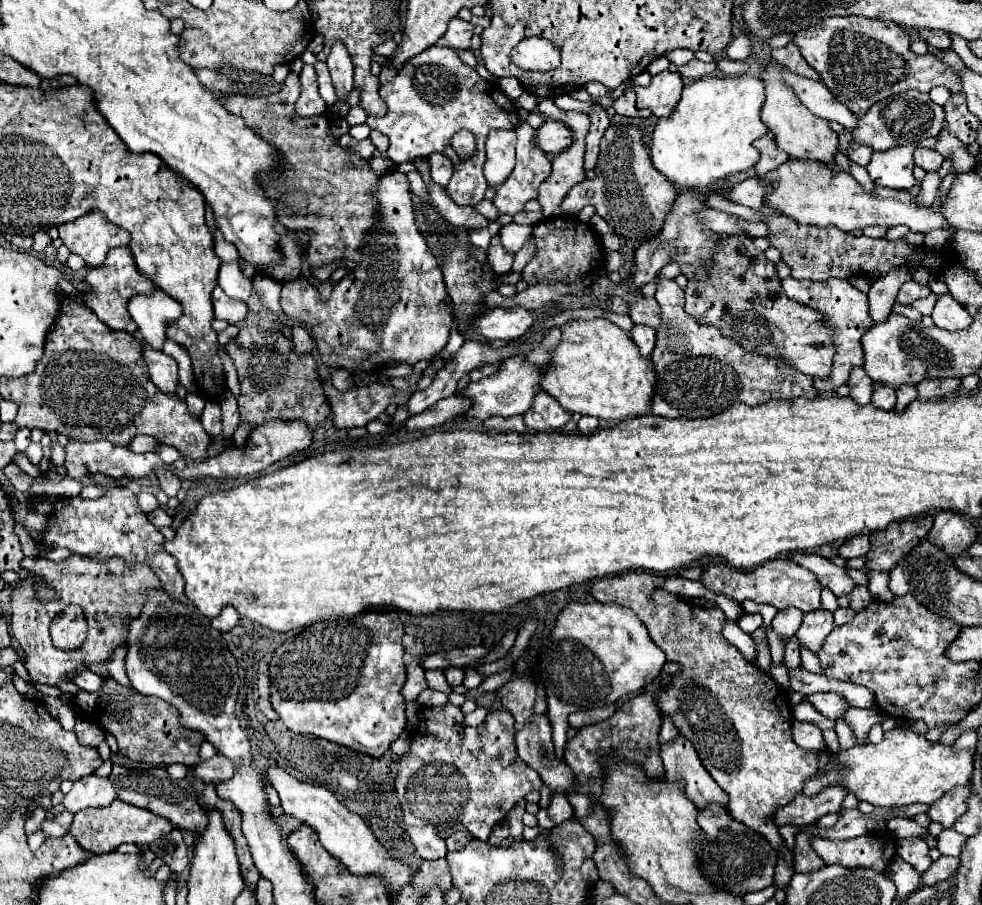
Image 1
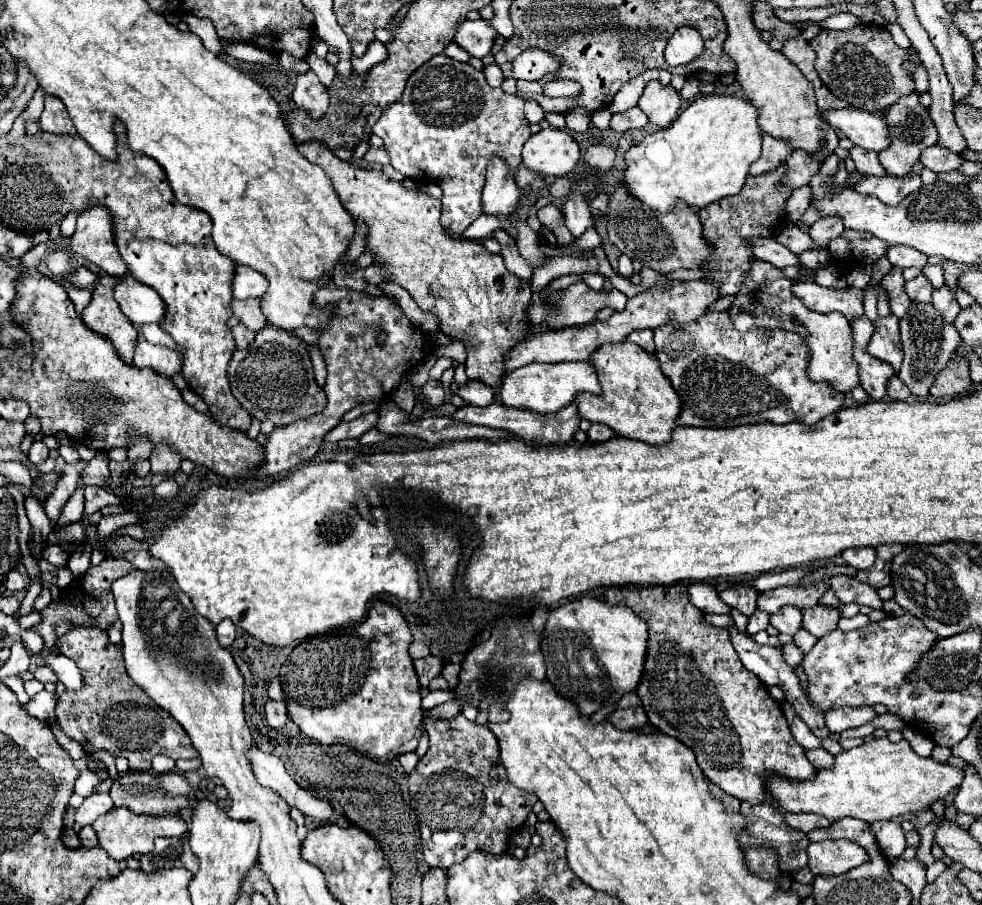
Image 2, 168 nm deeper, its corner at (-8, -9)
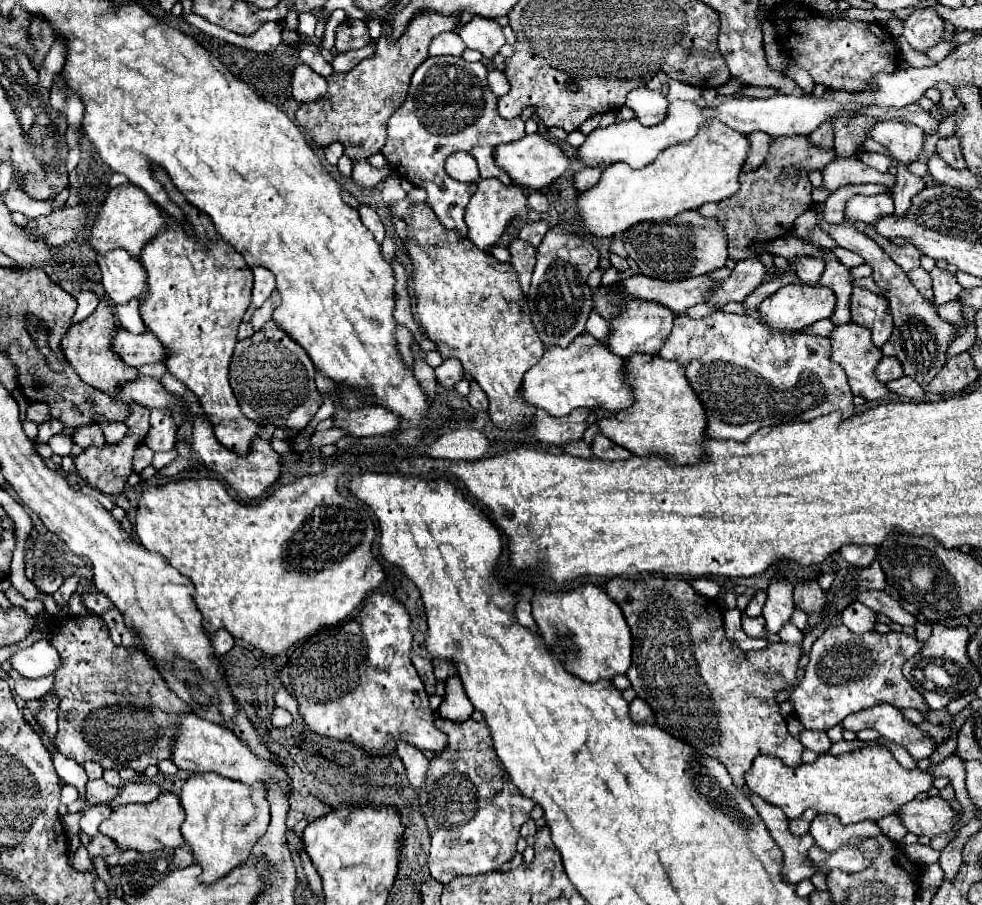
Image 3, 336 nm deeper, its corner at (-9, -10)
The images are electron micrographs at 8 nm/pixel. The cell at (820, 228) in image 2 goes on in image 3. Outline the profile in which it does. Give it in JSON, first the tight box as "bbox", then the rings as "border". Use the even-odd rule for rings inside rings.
{"bbox":[824,185,886,225],"border":[[[844,185],[838,191],[834,191],[826,201],[824,201],[824,221],[832,223],[832,225],[840,225],[844,221],[844,205],[846,201],[856,195],[856,193],[864,193],[864,195],[872,195],[872,193],[884,193],[886,187],[884,185]]]}

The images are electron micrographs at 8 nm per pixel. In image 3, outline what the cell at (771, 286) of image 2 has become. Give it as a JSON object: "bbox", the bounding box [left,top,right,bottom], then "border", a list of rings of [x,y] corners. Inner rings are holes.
{"bbox":[830,321,888,401],"border":[[[848,321],[844,325],[834,325],[834,329],[830,333],[830,343],[832,343],[830,359],[834,363],[838,363],[846,371],[852,395],[862,395],[868,401],[882,399],[884,395],[888,395],[886,385],[880,383],[880,381],[876,381],[876,375],[874,375],[874,369],[876,369],[878,361],[882,359],[882,351],[872,345],[870,331],[866,327],[860,327],[856,323],[852,323],[852,321]]]}

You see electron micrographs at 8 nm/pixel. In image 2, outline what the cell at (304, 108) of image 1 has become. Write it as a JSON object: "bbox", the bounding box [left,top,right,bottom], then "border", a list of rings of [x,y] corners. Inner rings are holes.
{"bbox":[293,70,329,118],"border":[[[307,70],[305,74],[297,76],[297,84],[293,90],[293,102],[297,108],[309,110],[313,118],[321,118],[329,106],[329,92],[319,82],[317,74]]]}

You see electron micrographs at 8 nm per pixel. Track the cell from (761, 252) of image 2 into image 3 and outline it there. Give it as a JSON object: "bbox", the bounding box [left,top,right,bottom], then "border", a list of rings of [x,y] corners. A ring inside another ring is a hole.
{"bbox":[794,257,824,285],"border":[[[794,257],[794,273],[802,279],[802,283],[816,285],[822,271],[824,271],[824,261],[814,259],[814,257]]]}

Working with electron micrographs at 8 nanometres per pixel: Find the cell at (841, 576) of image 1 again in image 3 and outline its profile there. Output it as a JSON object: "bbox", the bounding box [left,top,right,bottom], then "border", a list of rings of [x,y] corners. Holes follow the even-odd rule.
{"bbox":[856,591,916,625],"border":[[[862,591],[856,595],[856,601],[864,603],[866,607],[870,607],[876,613],[888,615],[894,623],[900,623],[900,625],[914,625],[916,623],[914,615],[906,613],[900,607],[900,603],[892,595],[888,595],[886,591]]]}

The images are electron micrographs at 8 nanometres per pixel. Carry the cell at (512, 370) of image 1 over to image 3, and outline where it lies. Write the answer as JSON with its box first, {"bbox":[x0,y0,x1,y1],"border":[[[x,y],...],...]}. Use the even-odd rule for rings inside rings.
{"bbox":[520,333,632,417],"border":[[[584,333],[574,339],[572,345],[566,349],[562,347],[546,347],[542,359],[524,375],[522,387],[520,387],[520,397],[534,407],[540,407],[548,411],[552,417],[564,417],[566,413],[586,407],[586,409],[604,409],[604,411],[620,411],[632,405],[632,393],[628,389],[628,383],[622,375],[622,359],[614,355],[606,345],[596,341],[592,335]]]}

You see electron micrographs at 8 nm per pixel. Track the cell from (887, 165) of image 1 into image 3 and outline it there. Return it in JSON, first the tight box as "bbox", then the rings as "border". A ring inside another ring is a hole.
{"bbox":[846,193,894,225],"border":[[[888,193],[882,195],[854,195],[846,203],[846,221],[864,221],[866,225],[874,223],[878,217],[894,213],[894,199]]]}

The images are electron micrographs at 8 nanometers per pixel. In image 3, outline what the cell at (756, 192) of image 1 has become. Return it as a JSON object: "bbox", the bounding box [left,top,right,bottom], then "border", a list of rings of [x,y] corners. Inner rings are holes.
{"bbox":[810,121,834,149],"border":[[[824,121],[814,133],[810,133],[810,143],[814,147],[822,147],[822,149],[832,149],[834,145],[834,131],[832,131],[832,125],[828,121]]]}

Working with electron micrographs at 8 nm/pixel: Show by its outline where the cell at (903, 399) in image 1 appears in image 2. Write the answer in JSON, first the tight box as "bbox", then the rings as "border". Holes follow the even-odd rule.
{"bbox":[899,302,959,398],"border":[[[911,302],[907,314],[899,320],[901,326],[901,344],[903,344],[903,364],[899,370],[899,378],[909,386],[913,396],[925,398],[929,396],[929,388],[935,376],[947,366],[955,348],[959,346],[959,332],[953,324],[945,322],[941,314],[933,308],[933,304],[915,304]]]}

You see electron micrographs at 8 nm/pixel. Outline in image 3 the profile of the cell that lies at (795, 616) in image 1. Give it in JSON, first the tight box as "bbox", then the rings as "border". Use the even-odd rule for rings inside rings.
{"bbox":[762,581,794,633],"border":[[[776,581],[768,587],[768,599],[762,609],[762,617],[766,619],[766,629],[770,633],[778,633],[794,613],[794,597],[792,597],[790,581]]]}

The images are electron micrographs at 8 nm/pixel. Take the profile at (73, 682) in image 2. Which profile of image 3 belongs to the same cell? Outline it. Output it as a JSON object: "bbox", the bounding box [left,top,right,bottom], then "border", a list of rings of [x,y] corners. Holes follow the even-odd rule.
{"bbox":[10,641,62,679],"border":[[[38,641],[32,647],[12,655],[10,663],[24,677],[40,679],[56,673],[58,667],[62,665],[62,659],[60,659],[60,653],[48,641]]]}

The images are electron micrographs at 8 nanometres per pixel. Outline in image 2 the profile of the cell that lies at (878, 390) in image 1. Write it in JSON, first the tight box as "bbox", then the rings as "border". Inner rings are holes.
{"bbox":[887,376,911,400],"border":[[[893,376],[889,380],[889,384],[887,384],[887,396],[891,400],[907,400],[911,396],[911,392],[909,392],[909,388],[897,376]]]}

